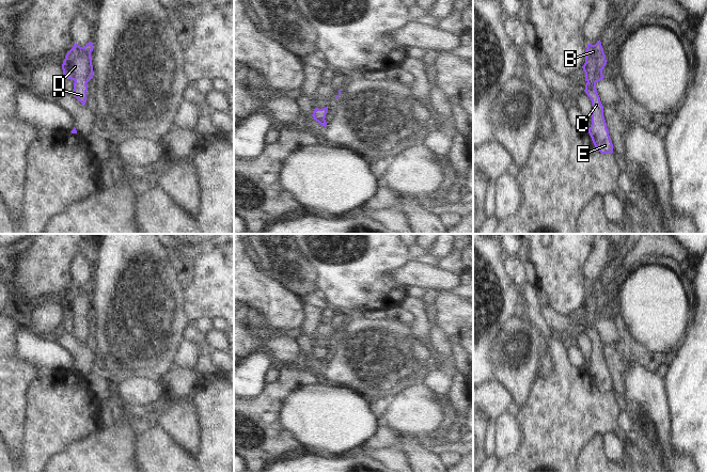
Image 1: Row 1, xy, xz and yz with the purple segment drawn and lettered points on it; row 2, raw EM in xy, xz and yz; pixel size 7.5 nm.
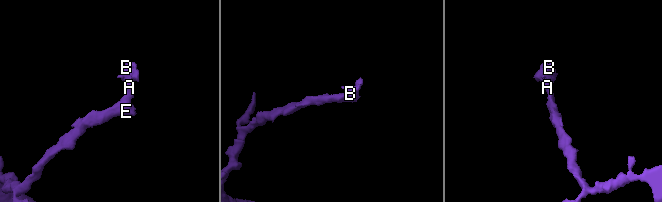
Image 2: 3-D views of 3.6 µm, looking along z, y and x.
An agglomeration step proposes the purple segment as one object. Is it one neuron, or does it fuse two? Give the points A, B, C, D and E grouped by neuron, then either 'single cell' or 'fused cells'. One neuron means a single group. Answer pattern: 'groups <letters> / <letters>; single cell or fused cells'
groups A B C D E; single cell

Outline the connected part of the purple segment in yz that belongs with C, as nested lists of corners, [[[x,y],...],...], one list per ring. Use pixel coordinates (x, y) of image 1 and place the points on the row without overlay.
[[[600,279],[595,284],[587,283],[585,289],[585,302],[582,305],[585,312],[584,331],[592,340],[592,364],[587,372],[590,373],[595,387],[601,393],[613,392],[607,362],[603,356],[603,345],[596,329],[596,322],[604,317],[602,309],[607,303]]]

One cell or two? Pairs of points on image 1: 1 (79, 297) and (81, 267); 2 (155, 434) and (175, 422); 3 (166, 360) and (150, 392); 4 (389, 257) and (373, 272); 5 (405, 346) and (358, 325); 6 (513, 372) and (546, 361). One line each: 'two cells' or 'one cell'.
1: one cell
2: two cells
3: two cells
4: one cell
5: one cell
6: two cells

